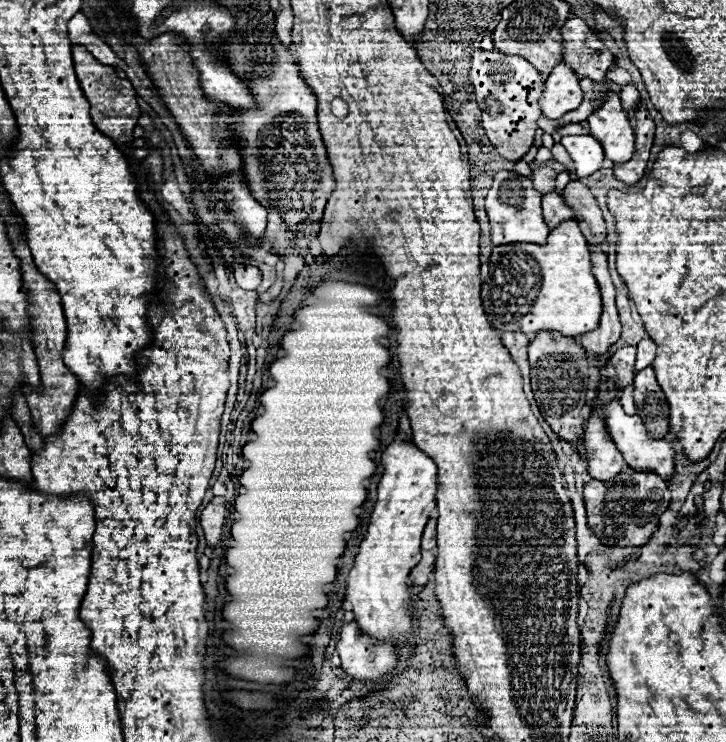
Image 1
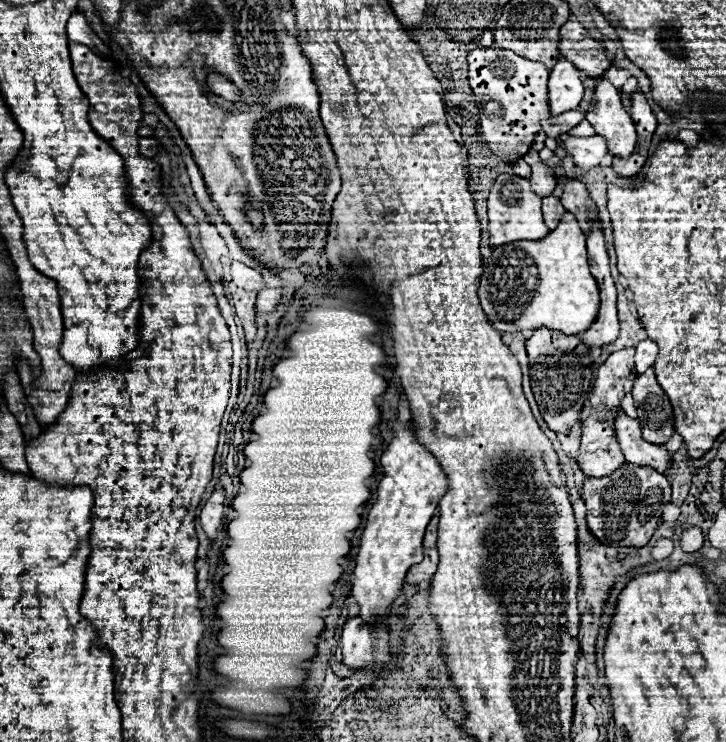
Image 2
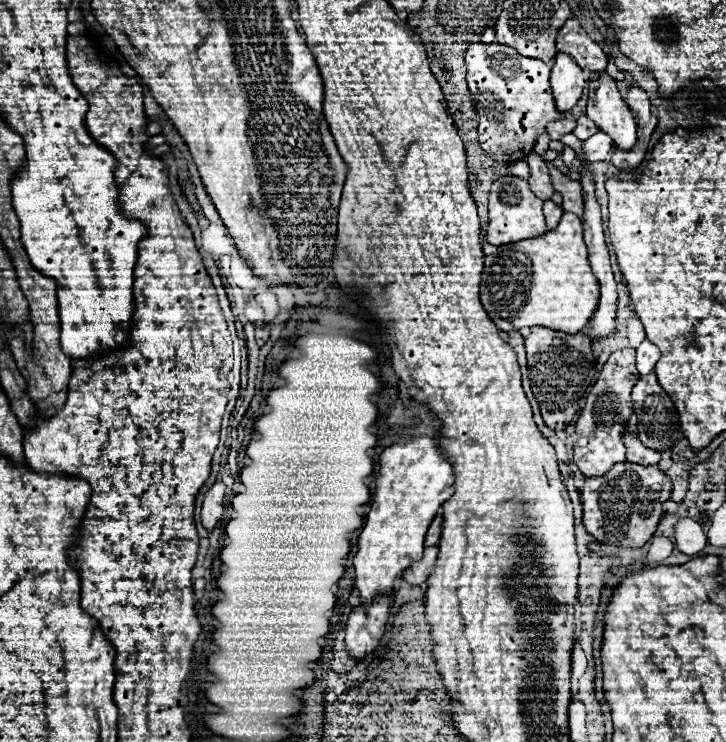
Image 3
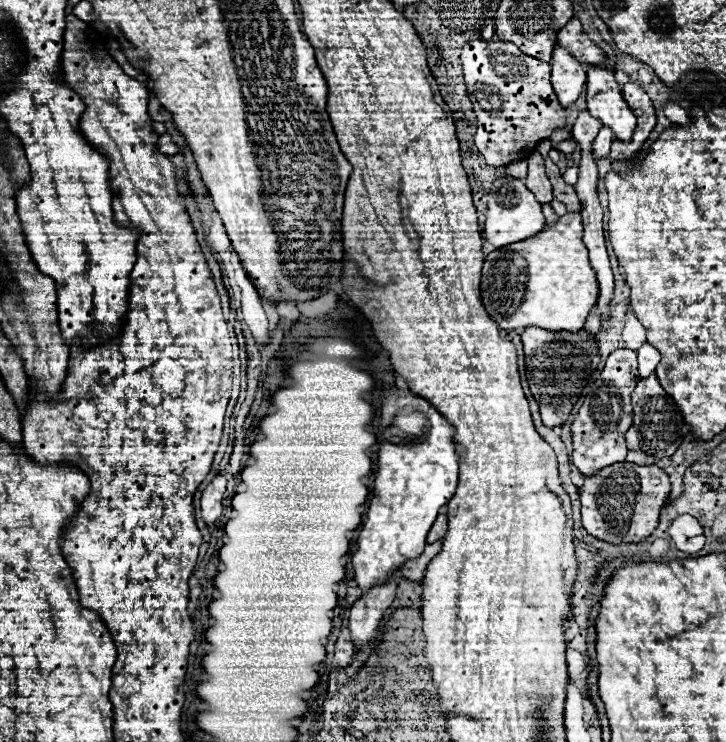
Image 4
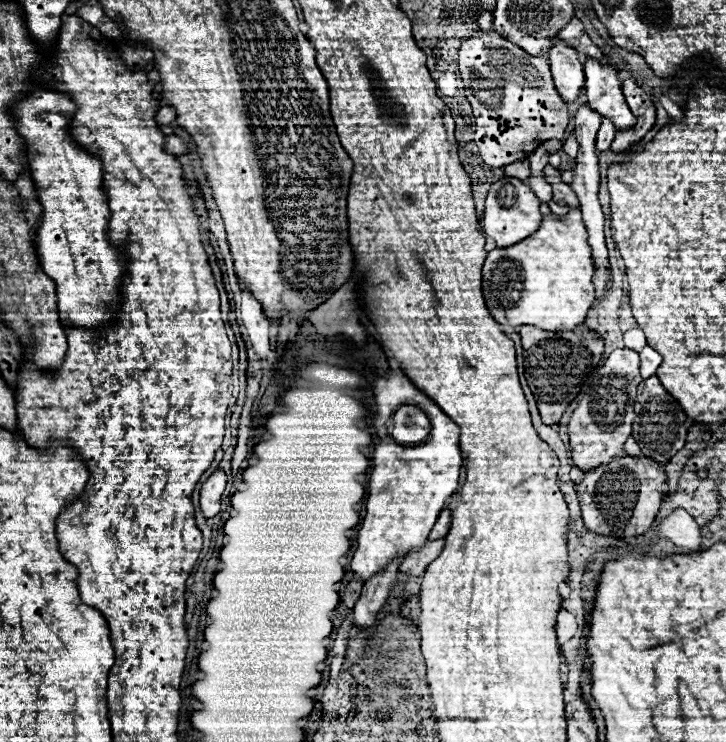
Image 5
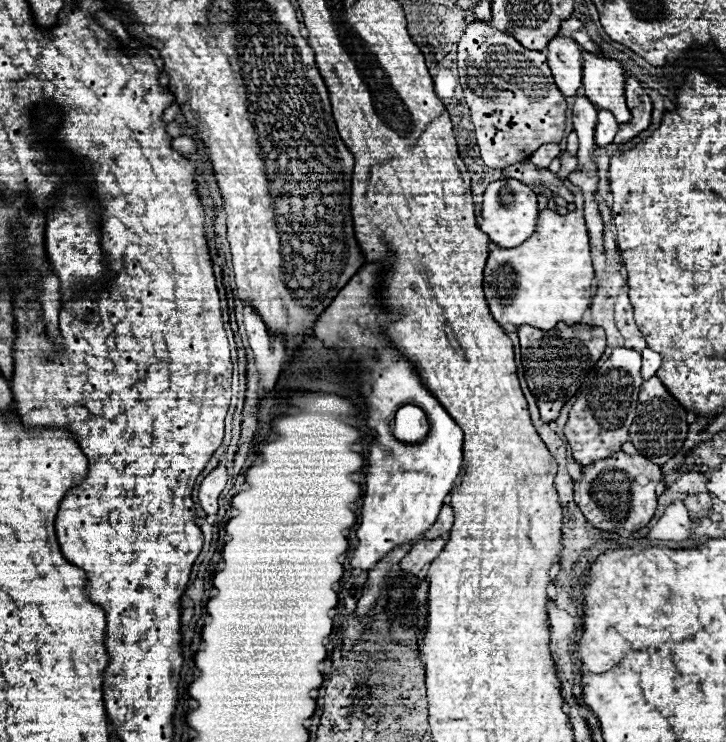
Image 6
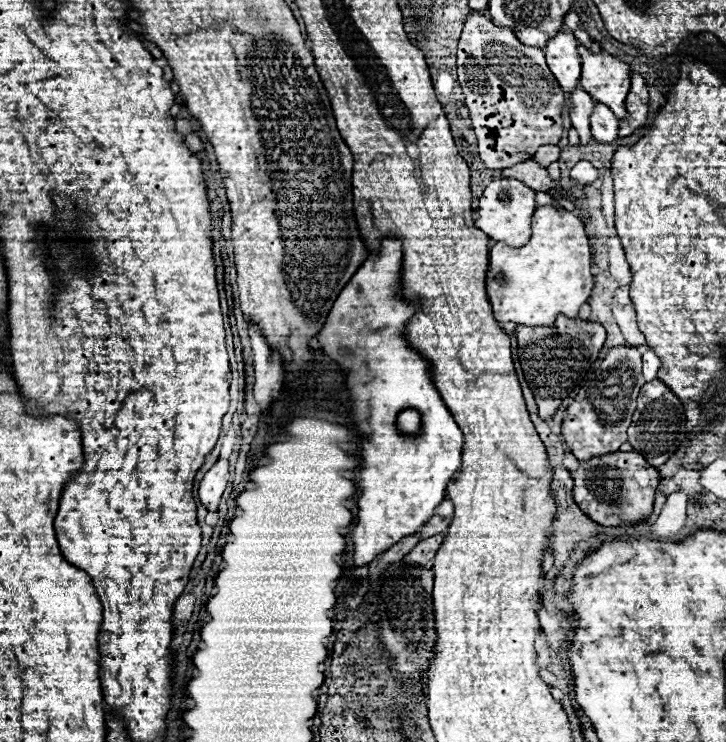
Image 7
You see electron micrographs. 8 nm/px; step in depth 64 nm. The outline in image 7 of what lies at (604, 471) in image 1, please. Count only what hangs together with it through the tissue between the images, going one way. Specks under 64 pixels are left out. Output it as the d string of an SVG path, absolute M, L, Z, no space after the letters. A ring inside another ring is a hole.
M614 346L602 364L588 372L562 422L564 442L578 460L584 462L620 450L626 442L626 428L632 422L632 412L636 410L636 398L642 384L642 354L628 346Z

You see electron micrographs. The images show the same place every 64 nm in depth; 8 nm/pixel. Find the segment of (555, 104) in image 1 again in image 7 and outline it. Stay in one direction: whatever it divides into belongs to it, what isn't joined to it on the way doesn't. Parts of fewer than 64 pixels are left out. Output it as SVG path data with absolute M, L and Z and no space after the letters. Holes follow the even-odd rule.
M558 32L544 46L546 62L566 94L570 94L578 86L578 78L580 78L582 64L576 46L578 40L570 32Z

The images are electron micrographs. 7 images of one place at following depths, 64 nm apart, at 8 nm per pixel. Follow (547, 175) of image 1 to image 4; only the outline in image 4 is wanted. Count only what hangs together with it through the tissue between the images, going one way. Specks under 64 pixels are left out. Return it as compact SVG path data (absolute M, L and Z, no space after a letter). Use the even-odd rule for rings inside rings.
M537 151L532 152L526 159L528 162L528 178L526 186L536 194L538 202L550 203L553 200L553 189L545 173L544 159Z

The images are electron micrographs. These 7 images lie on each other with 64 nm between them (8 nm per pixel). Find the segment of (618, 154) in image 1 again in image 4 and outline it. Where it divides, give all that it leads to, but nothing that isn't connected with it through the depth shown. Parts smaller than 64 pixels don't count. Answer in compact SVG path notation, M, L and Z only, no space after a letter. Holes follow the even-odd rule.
M588 68L588 112L596 116L604 126L612 128L614 136L622 142L632 140L636 128L636 116L622 98L620 86L614 80L614 72L604 68Z

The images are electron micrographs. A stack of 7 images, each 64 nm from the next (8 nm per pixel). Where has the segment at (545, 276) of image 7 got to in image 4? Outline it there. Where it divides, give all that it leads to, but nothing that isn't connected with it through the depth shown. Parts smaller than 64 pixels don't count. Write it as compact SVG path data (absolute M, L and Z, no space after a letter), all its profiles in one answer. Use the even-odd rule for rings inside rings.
M568 212L560 216L560 220L554 226L546 226L540 234L490 252L484 262L480 290L488 314L506 332L528 328L528 326L540 326L544 330L566 330L566 332L582 330L590 310L598 302L598 282L588 262L588 248L582 242L580 214Z

